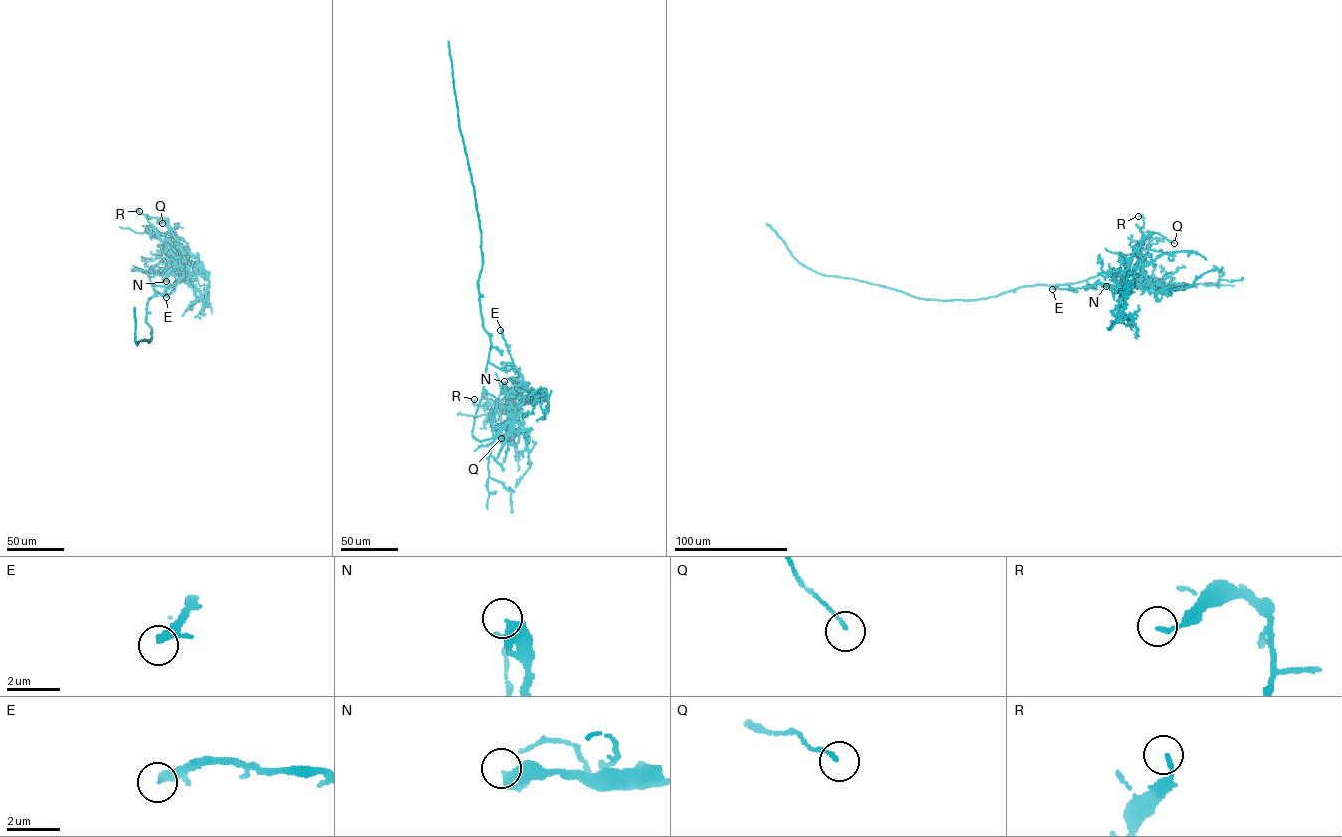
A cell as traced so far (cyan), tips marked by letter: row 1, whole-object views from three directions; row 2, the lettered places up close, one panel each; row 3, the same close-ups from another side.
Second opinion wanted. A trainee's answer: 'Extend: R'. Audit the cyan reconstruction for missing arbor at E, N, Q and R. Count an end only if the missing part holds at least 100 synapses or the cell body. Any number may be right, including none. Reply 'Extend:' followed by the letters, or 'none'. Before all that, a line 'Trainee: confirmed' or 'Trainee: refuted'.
Trainee: refuted
Extend: none

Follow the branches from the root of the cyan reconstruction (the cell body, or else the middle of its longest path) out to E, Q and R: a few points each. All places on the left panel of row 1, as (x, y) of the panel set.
E: (148, 302), (155, 291), (146, 270), (150, 277), (158, 274), (152, 269), (188, 273), (166, 297)
Q: (148, 302), (155, 291), (146, 270), (181, 267), (181, 244), (162, 223)
R: (148, 302), (155, 291), (146, 270), (151, 277), (158, 274), (152, 269), (181, 266), (139, 211)

